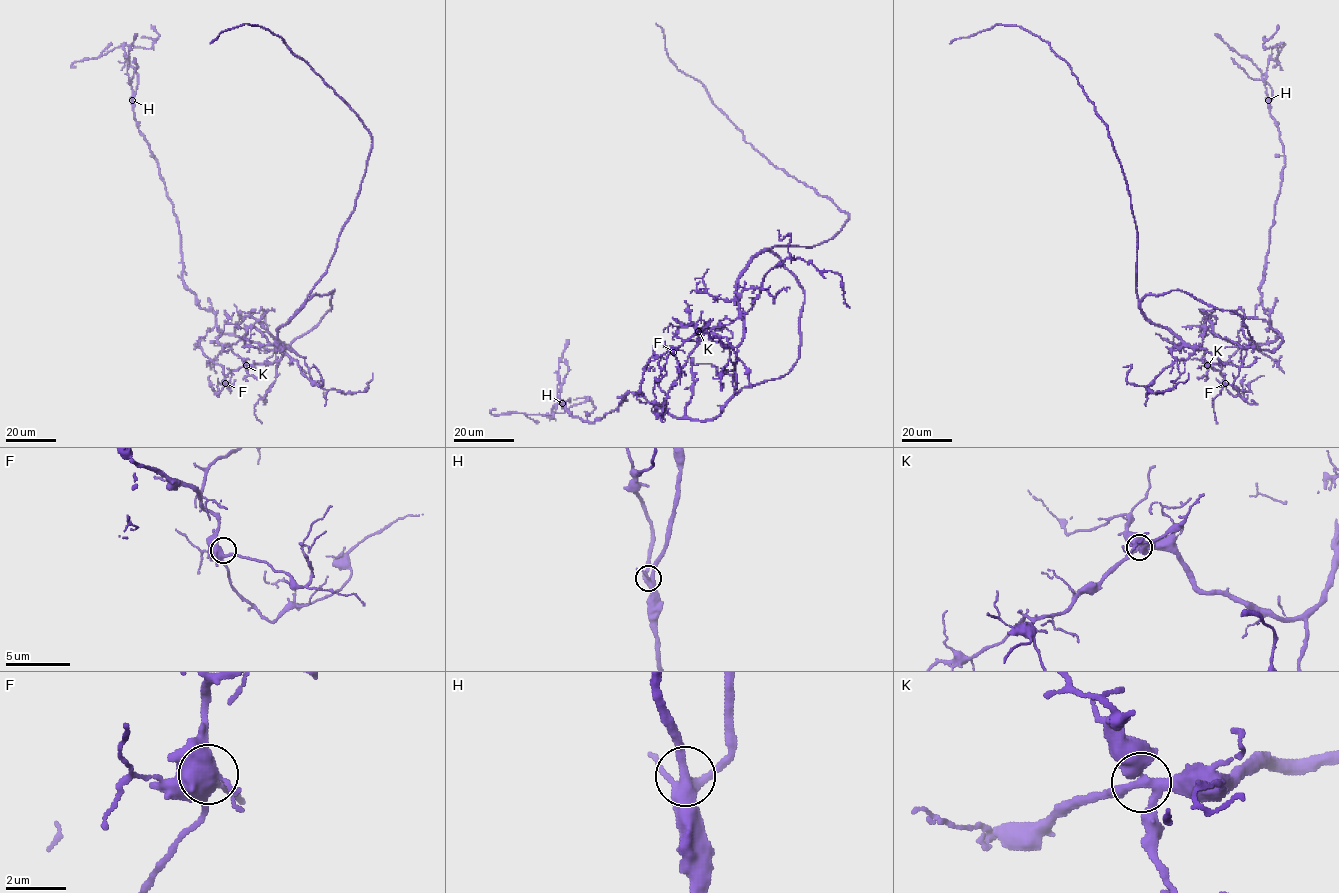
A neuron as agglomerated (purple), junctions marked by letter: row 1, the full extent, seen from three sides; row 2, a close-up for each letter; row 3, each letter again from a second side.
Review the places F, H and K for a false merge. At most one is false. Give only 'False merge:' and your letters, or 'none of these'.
False merge: none of these

